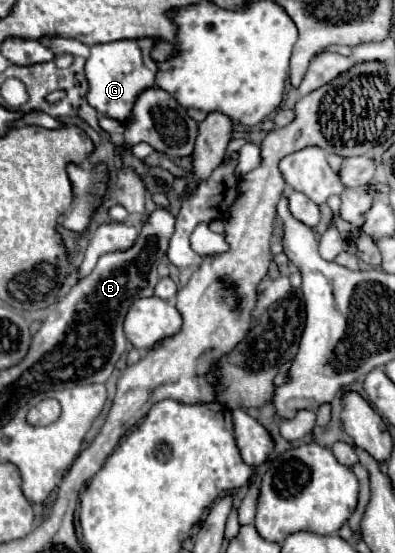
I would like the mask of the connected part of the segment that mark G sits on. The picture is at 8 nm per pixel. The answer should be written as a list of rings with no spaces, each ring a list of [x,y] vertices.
[[[137,39],[137,41],[113,41],[103,45],[93,45],[91,55],[85,63],[85,75],[89,79],[89,105],[97,109],[99,115],[111,117],[123,125],[131,121],[131,105],[137,101],[143,89],[155,87],[155,73],[157,65],[151,59],[153,41],[151,39]]]

